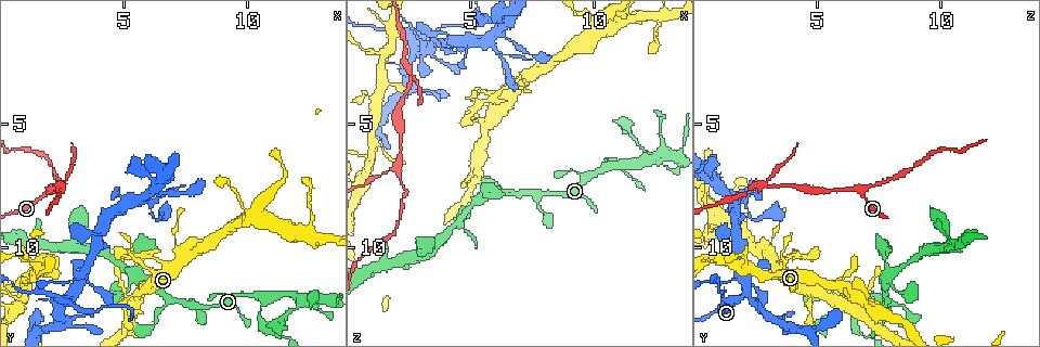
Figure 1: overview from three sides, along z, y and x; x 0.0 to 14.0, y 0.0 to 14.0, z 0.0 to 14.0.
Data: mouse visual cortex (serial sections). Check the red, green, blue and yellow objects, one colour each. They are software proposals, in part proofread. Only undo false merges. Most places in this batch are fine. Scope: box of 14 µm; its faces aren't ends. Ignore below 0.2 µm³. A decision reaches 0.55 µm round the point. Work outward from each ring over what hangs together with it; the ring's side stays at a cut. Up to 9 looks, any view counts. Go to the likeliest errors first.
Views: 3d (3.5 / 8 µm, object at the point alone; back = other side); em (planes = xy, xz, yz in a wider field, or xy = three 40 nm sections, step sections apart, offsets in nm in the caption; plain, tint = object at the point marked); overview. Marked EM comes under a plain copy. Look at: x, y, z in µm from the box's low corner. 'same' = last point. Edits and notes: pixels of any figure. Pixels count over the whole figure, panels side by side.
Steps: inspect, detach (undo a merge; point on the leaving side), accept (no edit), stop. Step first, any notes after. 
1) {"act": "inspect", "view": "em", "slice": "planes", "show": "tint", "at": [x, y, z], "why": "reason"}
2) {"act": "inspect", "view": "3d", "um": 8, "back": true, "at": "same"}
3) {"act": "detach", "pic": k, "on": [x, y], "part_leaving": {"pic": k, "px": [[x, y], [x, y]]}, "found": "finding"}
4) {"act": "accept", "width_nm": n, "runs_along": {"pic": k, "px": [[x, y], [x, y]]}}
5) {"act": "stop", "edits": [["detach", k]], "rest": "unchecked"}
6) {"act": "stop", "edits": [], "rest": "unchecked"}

{"act": "inspect", "view": "3d", "um": 3.5, "at": [10.6, 8.9, 0.9], "why": "sharp bend"}

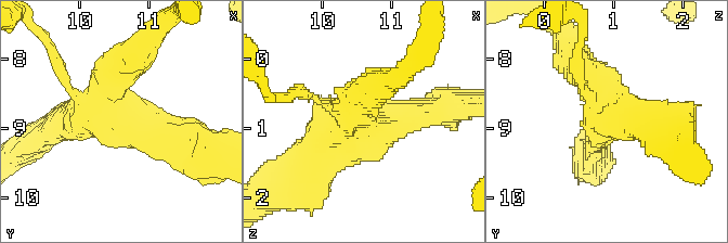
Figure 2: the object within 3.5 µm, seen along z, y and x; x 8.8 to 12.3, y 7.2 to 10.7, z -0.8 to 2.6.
{"act": "inspect", "view": "em", "slice": "xy", "step": 3, "show": "tint", "at": [10.65, 9.05, 0.90]}

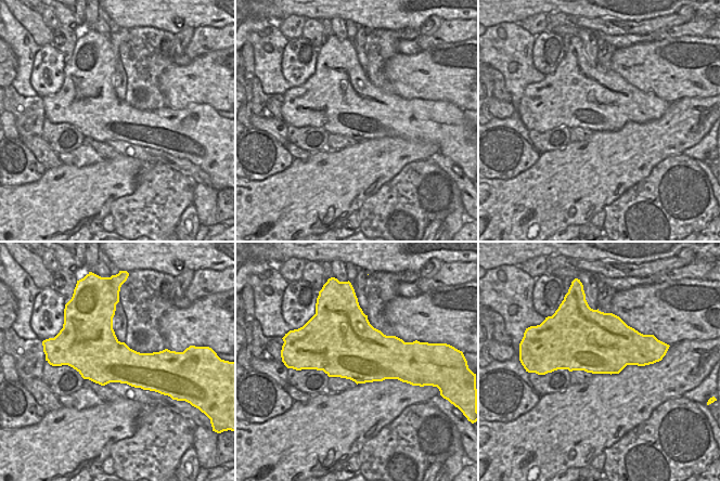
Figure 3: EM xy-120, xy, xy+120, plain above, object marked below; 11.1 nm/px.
{"act": "accept", "runs_along": {"pic": 2, "px": [[302, 179], [346, 127], [413, 113]]}, "found": "all the same cell"}

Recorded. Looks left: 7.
{"act": "inspect", "view": "em", "slice": "xy", "step": 2, "show": "tint", "at": [10.7, 12.0, 6.7]}

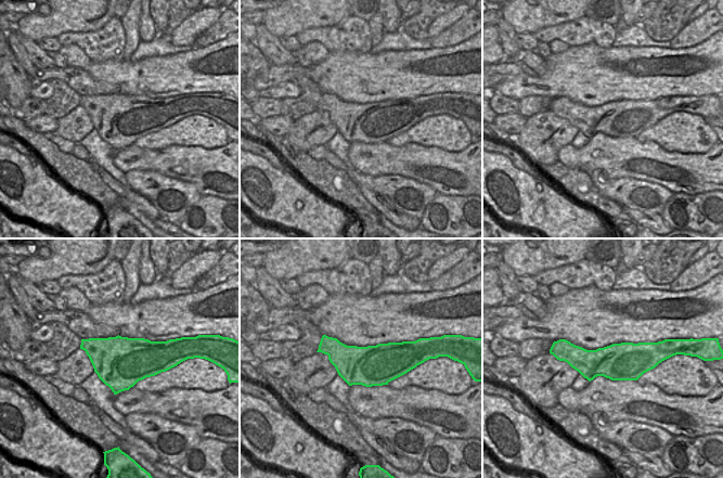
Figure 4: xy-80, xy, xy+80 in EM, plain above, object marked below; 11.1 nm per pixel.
{"act": "inspect", "view": "3d", "um": 3.5, "at": "same", "why": "wider look"}

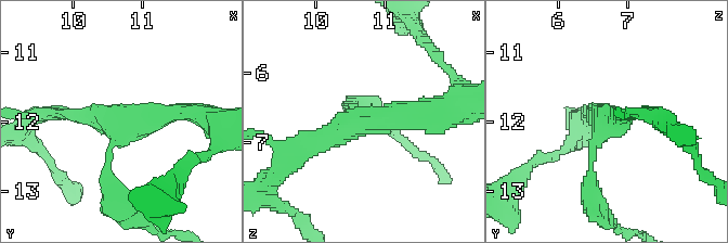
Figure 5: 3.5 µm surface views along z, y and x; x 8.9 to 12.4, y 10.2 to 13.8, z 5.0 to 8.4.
{"act": "accept", "arm_widths_nm": [150, 200, 300], "runs_along": {"pic": 5, "px": [[296, 157], [355, 122], [432, 115]]}, "found": "continuous, no second cell"}

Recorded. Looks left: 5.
{"act": "inspect", "view": "3d", "um": 3.5, "at": [2.0, 7.8, 6.7], "why": "a fork"}

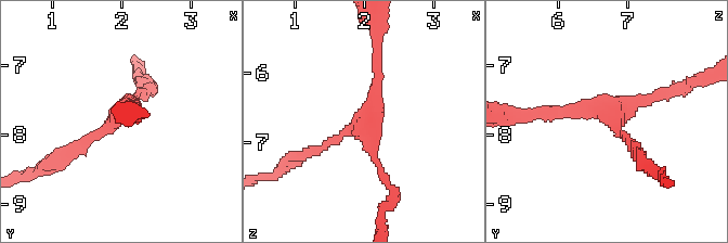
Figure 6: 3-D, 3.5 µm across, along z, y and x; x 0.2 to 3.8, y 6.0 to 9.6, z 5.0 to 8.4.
{"act": "inspect", "view": "em", "slice": "xy", "step": 5, "show": "tint", "at": [1.95, 7.75, 6.75]}

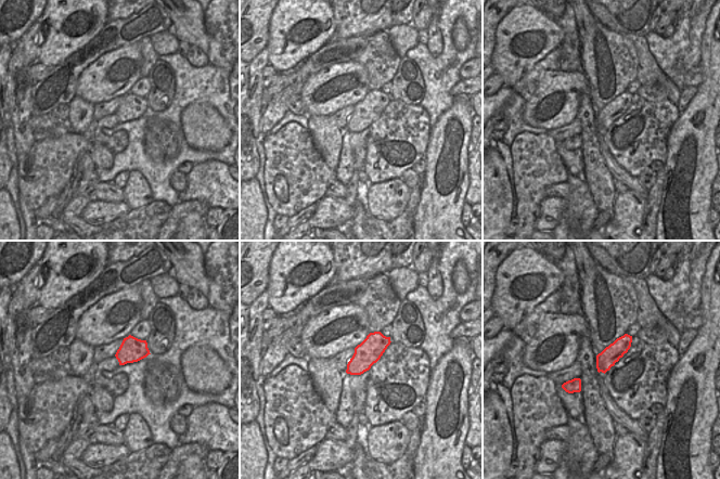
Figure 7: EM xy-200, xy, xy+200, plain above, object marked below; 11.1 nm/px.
{"act": "inspect", "view": "em", "slice": "xy", "step": 3, "show": "tint", "at": "same", "why": "cut it another way"}

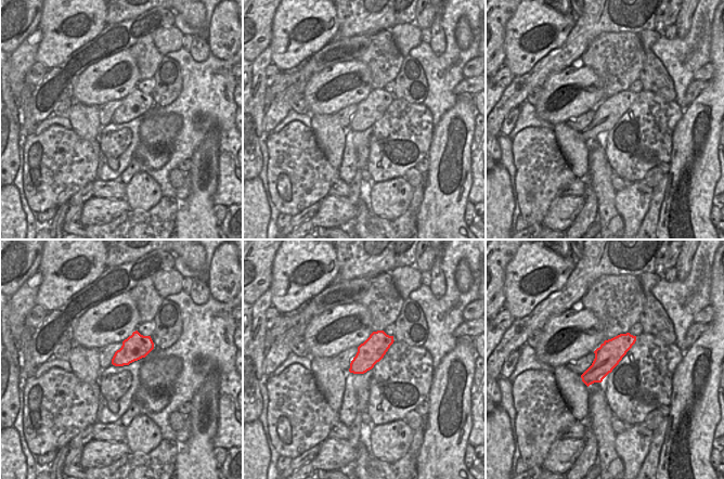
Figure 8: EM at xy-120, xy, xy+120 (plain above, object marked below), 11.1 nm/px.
{"act": "accept", "runs_along": {"pic": 6, "px": [[307, 154], [366, 122], [376, 63]]}, "found": "all the same cell"}

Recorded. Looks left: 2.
{"act": "stop", "edits": [], "rest": "unchecked"}

